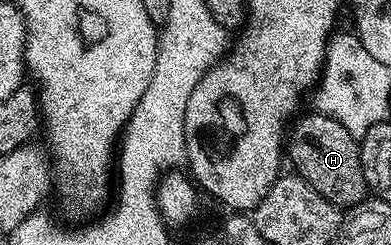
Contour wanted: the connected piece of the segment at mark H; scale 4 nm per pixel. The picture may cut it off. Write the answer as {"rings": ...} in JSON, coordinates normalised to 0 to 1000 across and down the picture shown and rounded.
{"rings":[[[793,457],[767,461],[742,502],[739,543],[729,563],[729,629],[775,727],[831,816],[862,845],[895,849],[941,804],[944,780],[934,751],[934,718],[923,686],[918,580],[862,490],[836,482],[829,465]]]}

